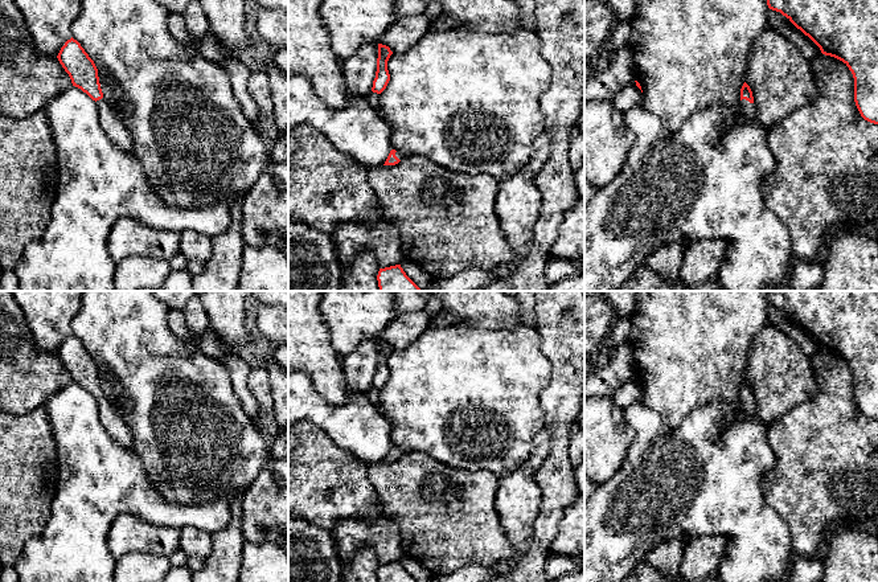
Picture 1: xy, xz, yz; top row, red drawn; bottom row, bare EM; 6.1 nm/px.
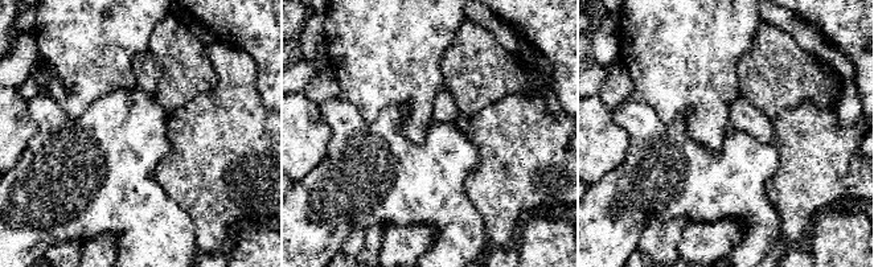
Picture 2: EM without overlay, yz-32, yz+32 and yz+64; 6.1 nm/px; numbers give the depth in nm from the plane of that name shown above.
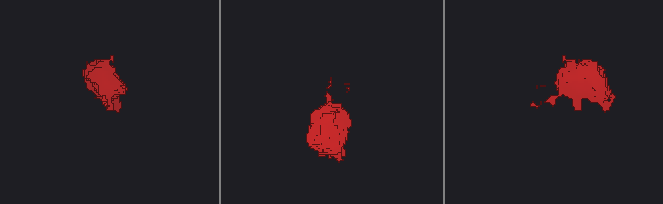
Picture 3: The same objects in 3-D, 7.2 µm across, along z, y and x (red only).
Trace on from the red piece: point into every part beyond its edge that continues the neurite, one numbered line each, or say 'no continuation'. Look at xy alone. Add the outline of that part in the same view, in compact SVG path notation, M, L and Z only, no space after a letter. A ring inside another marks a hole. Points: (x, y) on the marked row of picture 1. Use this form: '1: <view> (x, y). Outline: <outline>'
1: xy (117, 131). Outline: M103 98L97 101L95 103L98 107L100 127L103 128L103 131L115 146L118 146L123 151L130 152L134 147L134 139L127 127L115 115L114 110Z

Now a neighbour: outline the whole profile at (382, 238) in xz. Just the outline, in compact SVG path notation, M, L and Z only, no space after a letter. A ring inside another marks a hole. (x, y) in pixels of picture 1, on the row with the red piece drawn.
M383 217L372 226L356 221L340 224L332 239L341 266L349 266L362 251L373 253L381 269L403 261L399 230Z

